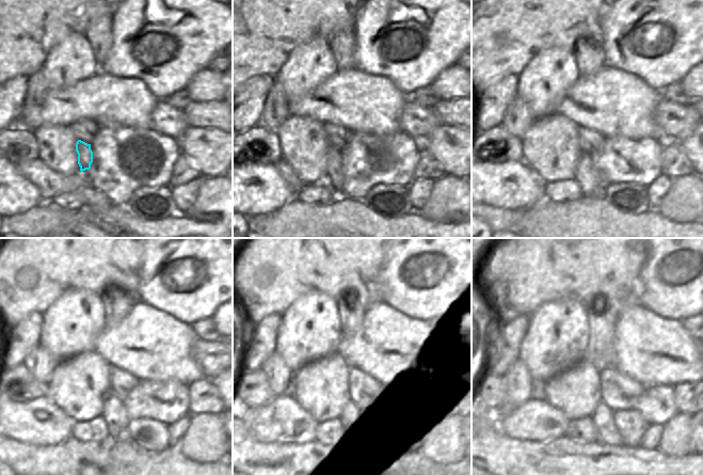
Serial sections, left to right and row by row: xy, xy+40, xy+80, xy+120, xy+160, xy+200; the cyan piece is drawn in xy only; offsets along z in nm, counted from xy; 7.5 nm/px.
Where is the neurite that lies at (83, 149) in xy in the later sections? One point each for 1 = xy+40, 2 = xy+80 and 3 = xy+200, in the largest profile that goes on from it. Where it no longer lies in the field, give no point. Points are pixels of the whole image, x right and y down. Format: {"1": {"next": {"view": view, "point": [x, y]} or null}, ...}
{"1": {"next": {"view": "xy+40", "point": [334, 177]}}, "2": {"next": {"view": "xy+80", "point": [586, 175]}}, "3": {"next": {"view": "xy+200", "point": [603, 416]}}}

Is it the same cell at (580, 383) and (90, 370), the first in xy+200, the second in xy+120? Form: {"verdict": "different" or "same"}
{"verdict": "same"}

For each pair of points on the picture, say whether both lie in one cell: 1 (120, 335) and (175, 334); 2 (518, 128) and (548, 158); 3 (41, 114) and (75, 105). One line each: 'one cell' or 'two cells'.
1: one cell
2: two cells
3: one cell

